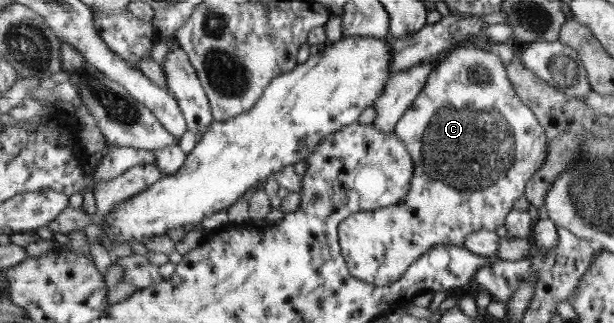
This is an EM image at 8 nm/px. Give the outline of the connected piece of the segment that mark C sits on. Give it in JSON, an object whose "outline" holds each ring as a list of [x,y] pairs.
{"outline":[[[470,45],[458,46],[446,52],[438,61],[438,68],[428,76],[426,86],[414,100],[414,104],[406,110],[404,116],[398,121],[395,130],[397,136],[405,141],[409,146],[410,155],[415,163],[415,176],[411,190],[408,192],[408,198],[402,205],[394,207],[380,208],[378,211],[360,212],[351,215],[347,220],[341,223],[339,236],[341,238],[341,249],[349,265],[349,272],[356,279],[366,282],[374,287],[388,287],[401,280],[409,268],[416,263],[426,251],[436,245],[454,245],[464,247],[466,236],[476,231],[492,230],[496,232],[500,226],[505,226],[507,217],[513,212],[514,202],[524,196],[529,181],[538,173],[538,170],[545,164],[548,155],[548,138],[546,130],[533,108],[522,101],[518,96],[514,83],[508,79],[508,69],[500,60],[498,54],[489,52]]]}

